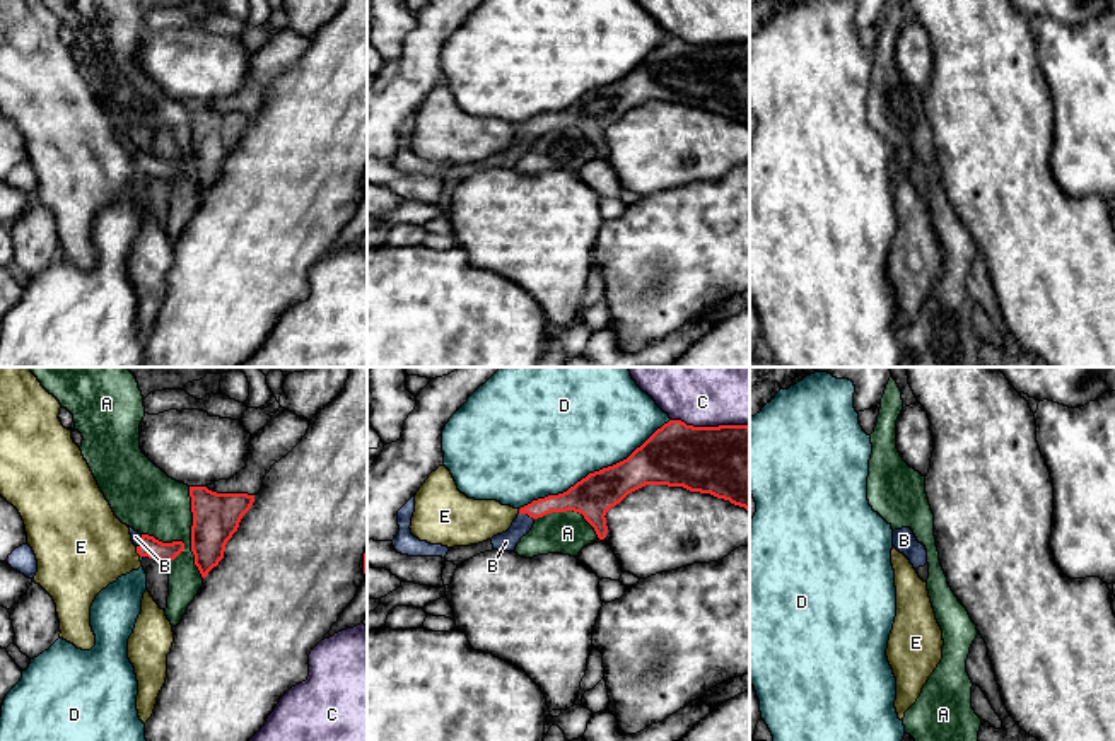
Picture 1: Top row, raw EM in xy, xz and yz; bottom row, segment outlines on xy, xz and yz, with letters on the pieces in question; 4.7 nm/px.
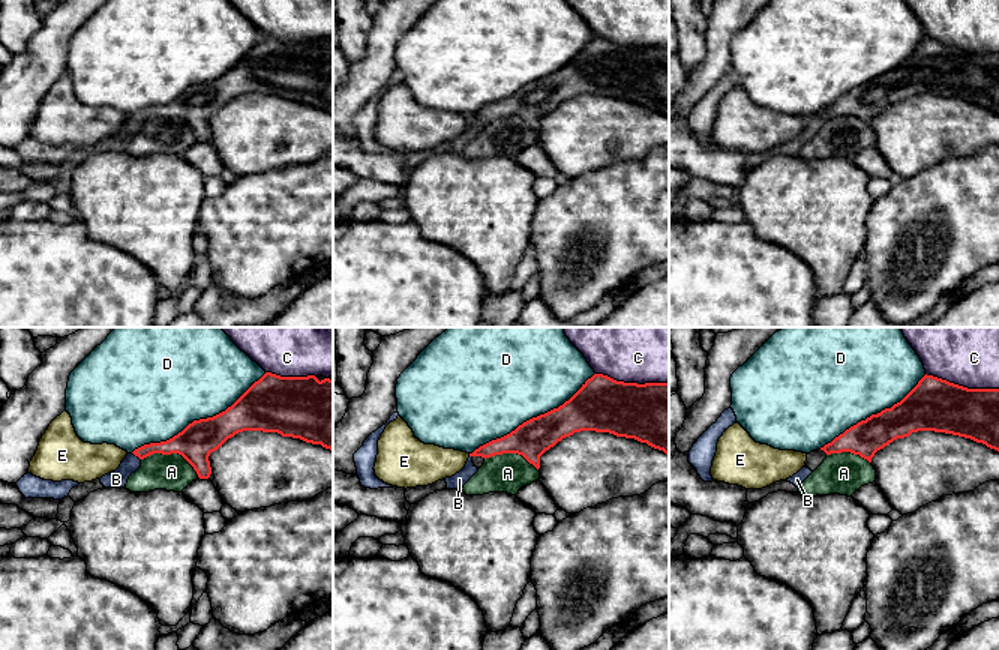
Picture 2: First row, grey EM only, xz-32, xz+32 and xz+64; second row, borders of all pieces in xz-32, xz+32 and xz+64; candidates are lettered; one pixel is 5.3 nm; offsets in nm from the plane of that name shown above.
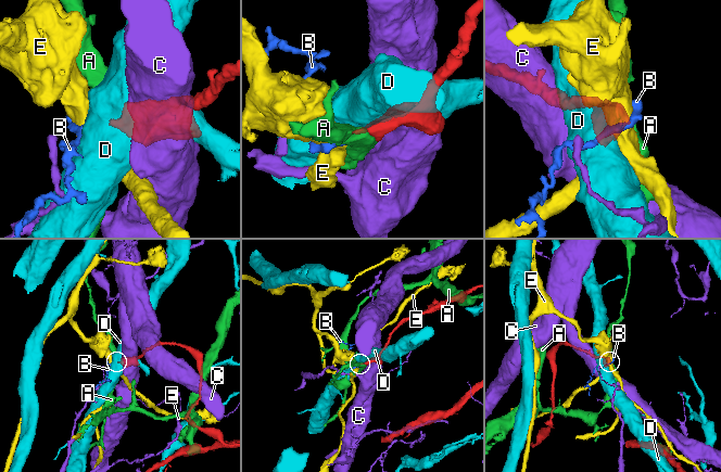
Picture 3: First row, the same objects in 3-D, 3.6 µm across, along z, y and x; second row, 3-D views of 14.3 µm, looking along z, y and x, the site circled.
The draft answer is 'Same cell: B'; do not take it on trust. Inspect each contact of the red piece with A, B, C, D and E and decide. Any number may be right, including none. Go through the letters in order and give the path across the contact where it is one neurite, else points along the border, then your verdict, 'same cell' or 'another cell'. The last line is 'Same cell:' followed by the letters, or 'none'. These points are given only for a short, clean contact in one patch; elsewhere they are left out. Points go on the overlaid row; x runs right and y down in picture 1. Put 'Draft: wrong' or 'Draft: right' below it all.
A: another cell
B: way xz (577, 499), (552, 502), (526, 513), (523, 525), (506, 542); same cell
C: another cell
D: another cell
E: border xy (135, 547), (140, 555); another cell
Same cell: B
Draft: right

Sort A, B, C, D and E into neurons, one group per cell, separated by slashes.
A / B / C / D / E

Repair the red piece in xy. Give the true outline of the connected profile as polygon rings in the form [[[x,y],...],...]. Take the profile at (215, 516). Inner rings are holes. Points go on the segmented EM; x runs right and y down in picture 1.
[[[190,487],[191,497],[191,551],[195,565],[205,579],[224,558],[225,545],[237,531],[242,516],[251,509],[254,495],[217,493],[207,487]]]

